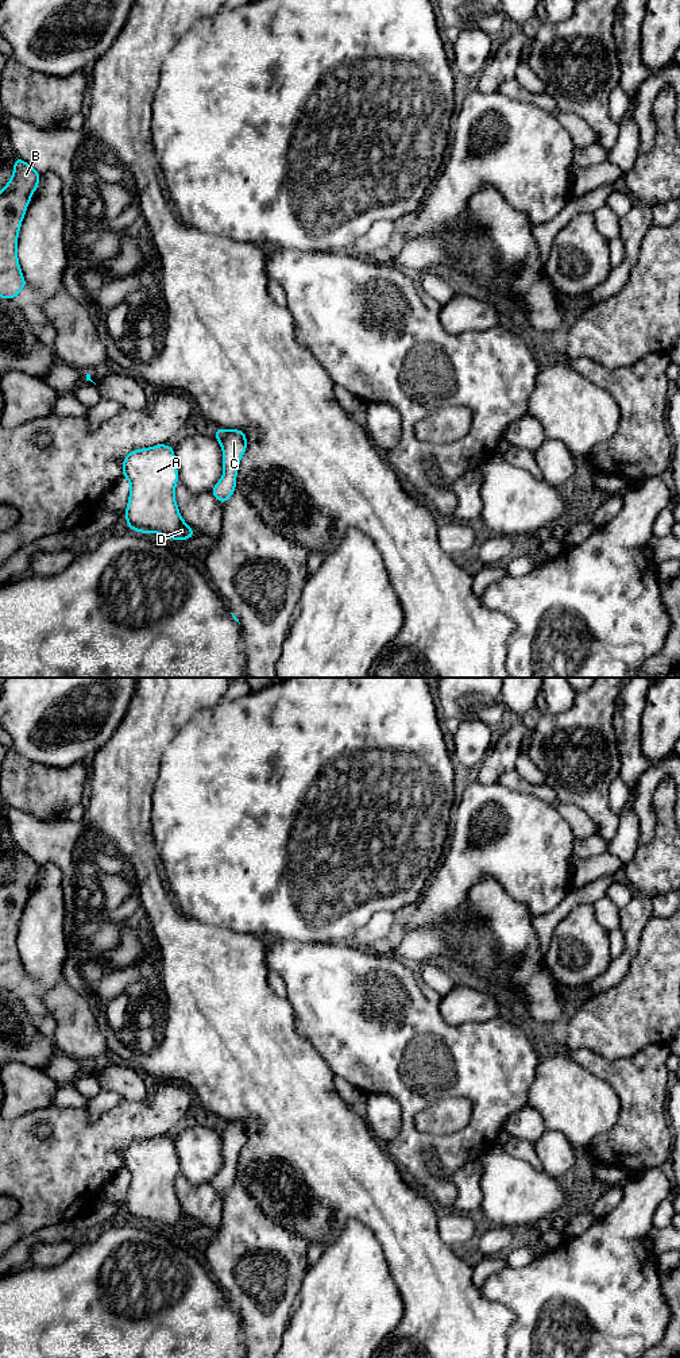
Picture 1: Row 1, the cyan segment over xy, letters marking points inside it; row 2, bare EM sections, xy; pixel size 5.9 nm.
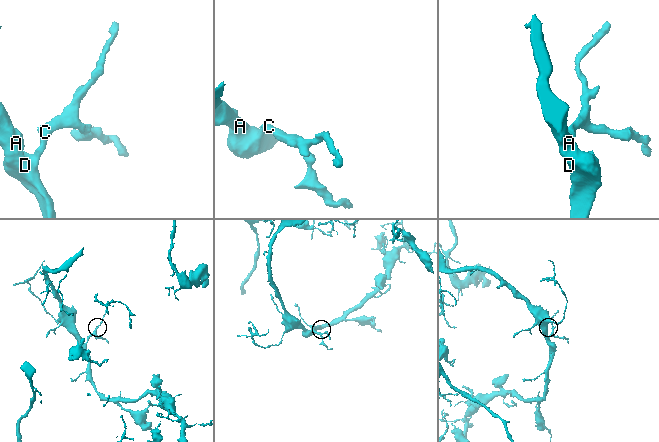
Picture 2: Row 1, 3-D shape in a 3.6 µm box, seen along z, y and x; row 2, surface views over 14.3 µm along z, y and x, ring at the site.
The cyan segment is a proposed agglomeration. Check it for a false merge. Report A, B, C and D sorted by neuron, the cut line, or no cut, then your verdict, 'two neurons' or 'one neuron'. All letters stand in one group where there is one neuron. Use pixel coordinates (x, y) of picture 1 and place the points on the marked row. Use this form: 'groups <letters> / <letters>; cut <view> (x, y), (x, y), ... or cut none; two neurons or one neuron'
groups A B C D; cut none; one neuron

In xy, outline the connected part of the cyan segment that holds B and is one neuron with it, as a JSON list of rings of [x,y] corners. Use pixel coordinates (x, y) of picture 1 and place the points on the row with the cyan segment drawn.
[[[16,157],[13,174],[0,192],[0,297],[15,300],[28,286],[18,261],[18,235],[40,174]]]

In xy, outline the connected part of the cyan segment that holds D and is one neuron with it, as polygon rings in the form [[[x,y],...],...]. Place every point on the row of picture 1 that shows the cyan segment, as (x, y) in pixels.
[[[158,444],[150,448],[132,450],[123,459],[123,477],[131,483],[128,505],[124,513],[128,528],[142,533],[161,533],[171,540],[188,540],[197,533],[185,524],[177,502],[174,490],[178,481],[174,447]]]

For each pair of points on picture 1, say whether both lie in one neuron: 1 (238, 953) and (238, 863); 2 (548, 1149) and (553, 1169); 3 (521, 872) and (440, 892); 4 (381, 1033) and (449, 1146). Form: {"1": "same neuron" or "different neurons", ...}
{"1": "different neurons", "2": "same neuron", "3": "same neuron", "4": "same neuron"}

